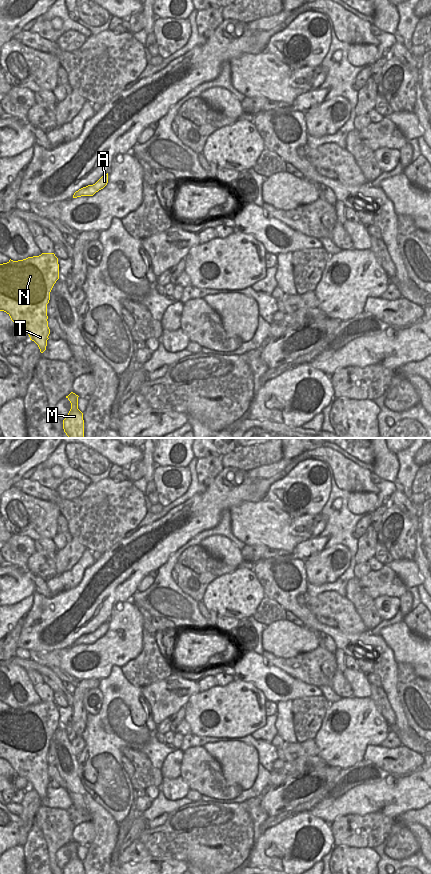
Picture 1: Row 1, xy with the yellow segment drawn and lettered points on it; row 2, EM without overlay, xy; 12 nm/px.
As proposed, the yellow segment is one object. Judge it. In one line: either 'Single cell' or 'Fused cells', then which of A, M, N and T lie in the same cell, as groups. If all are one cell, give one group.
Single cell. Groups: A M N T

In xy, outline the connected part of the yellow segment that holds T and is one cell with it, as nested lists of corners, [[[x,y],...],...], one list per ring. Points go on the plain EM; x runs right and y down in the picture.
[[[42,701],[39,704],[23,708],[9,708],[0,712],[0,759],[6,760],[17,776],[25,778],[40,800],[46,798],[50,777],[48,775],[47,752],[50,740],[59,727],[58,706],[54,701]]]

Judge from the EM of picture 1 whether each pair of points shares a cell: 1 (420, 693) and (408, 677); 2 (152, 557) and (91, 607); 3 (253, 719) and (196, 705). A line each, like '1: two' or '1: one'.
1: one
2: one
3: one

